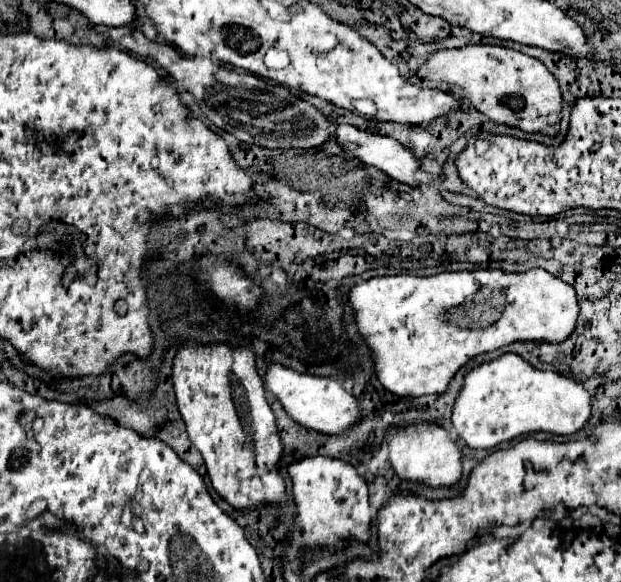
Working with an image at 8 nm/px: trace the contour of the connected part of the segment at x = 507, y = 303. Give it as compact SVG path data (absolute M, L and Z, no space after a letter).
M475 269L445 271L433 277L371 277L369 281L353 285L347 293L347 299L353 309L357 331L371 351L373 369L379 383L399 397L443 393L449 379L461 365L479 353L509 345L513 341L563 341L573 333L579 311L573 287L545 269L529 269L523 273Z

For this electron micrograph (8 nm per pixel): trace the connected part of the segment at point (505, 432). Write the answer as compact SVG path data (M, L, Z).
M505 353L473 367L453 403L451 423L455 435L473 449L491 449L519 435L549 431L571 435L585 427L591 415L591 395L583 385L553 371L541 371L517 353Z

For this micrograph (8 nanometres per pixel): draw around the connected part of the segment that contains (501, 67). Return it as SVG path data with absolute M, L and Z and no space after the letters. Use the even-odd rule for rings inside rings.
M465 45L459 49L433 51L417 69L417 77L443 81L451 87L461 87L471 105L495 123L507 123L521 131L543 131L555 135L561 121L561 91L547 67L523 55L521 51L501 45Z

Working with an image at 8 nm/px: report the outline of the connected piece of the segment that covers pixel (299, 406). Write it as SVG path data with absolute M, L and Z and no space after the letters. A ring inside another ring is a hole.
M271 363L265 371L263 387L267 393L275 395L275 399L283 405L283 409L293 421L319 433L327 435L343 433L359 419L361 413L355 397L333 377L315 377L307 373L297 373L279 363Z

